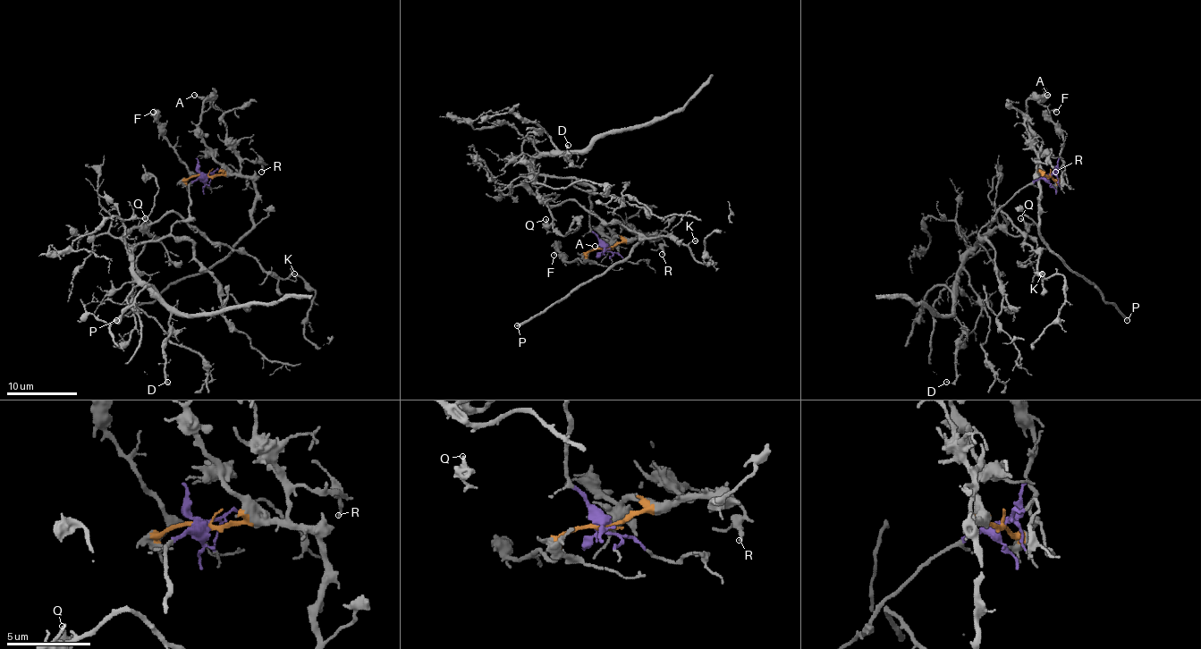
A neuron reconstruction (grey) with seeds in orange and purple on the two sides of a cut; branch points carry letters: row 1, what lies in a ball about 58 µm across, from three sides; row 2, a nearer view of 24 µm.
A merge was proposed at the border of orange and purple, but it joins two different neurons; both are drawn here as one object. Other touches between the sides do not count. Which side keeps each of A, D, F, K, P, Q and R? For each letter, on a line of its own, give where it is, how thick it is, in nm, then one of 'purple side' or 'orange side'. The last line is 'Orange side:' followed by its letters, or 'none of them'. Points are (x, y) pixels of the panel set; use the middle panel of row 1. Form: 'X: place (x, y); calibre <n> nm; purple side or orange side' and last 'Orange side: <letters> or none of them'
A: place (595, 246); calibre 180 nm; orange side
D: place (568, 145); calibre 140 nm; purple side
F: place (553, 255); calibre 240 nm; orange side
K: place (695, 240); calibre 110 nm; purple side
P: place (517, 325); calibre 280 nm; orange side
Q: place (545, 219); calibre 200 nm; purple side
R: place (662, 254); calibre 200 nm; orange side
Orange side: A, F, P, R

